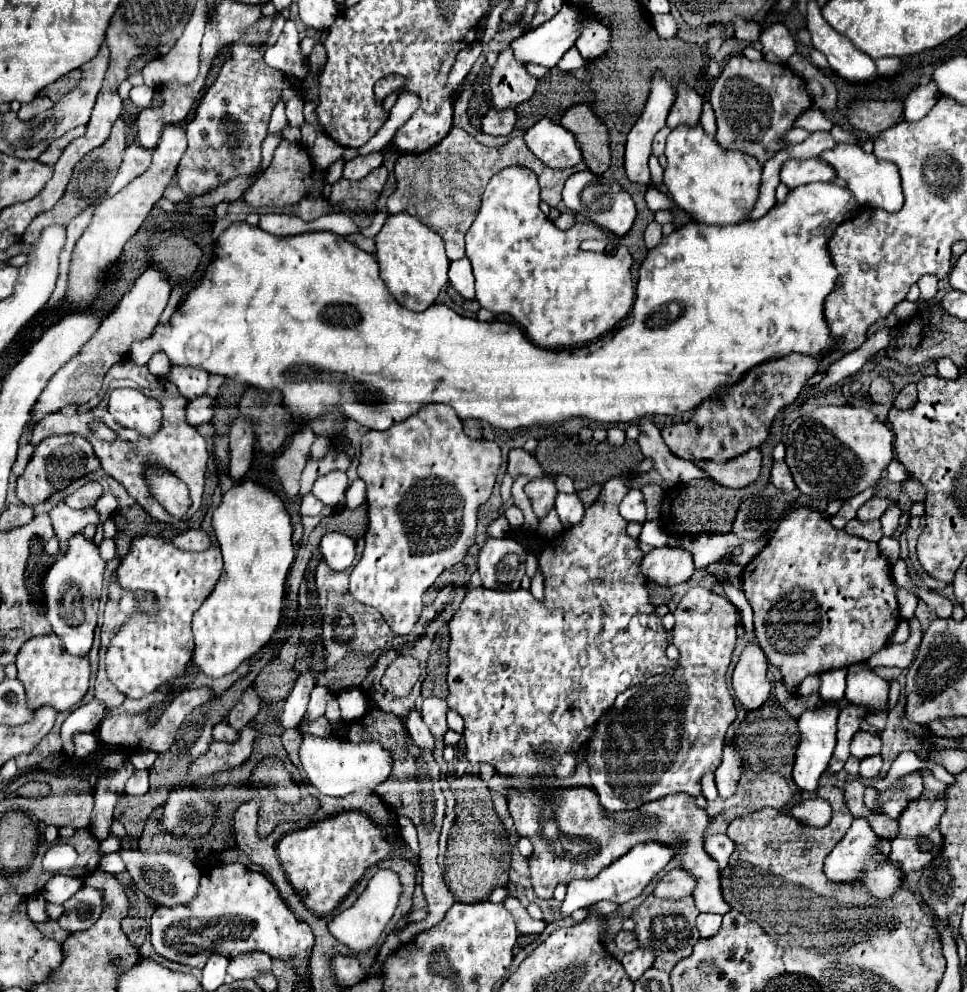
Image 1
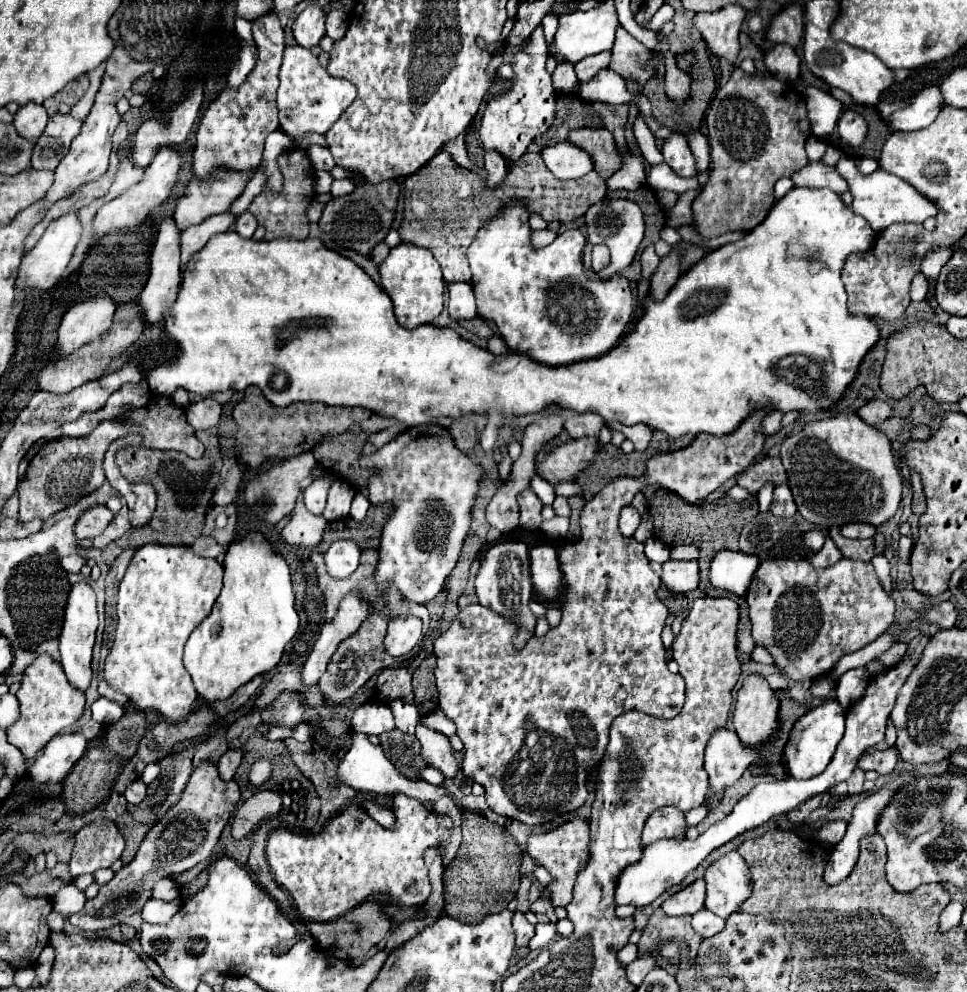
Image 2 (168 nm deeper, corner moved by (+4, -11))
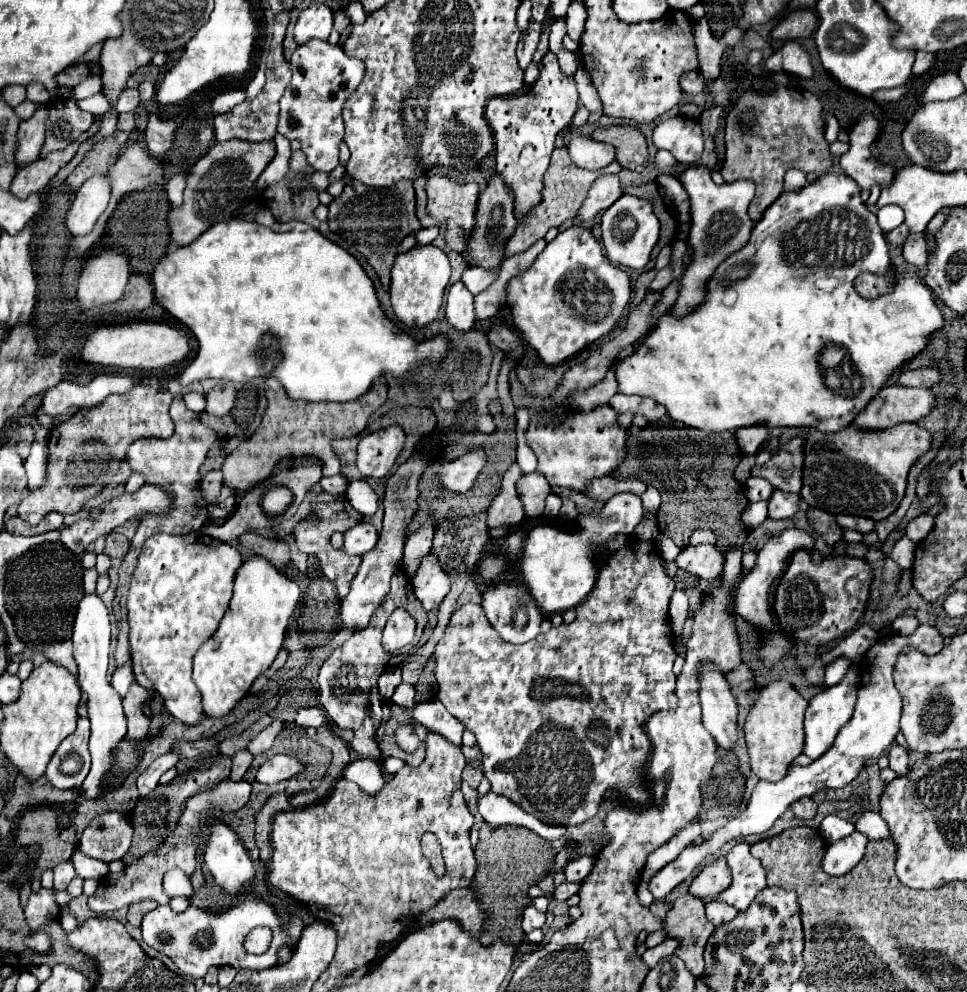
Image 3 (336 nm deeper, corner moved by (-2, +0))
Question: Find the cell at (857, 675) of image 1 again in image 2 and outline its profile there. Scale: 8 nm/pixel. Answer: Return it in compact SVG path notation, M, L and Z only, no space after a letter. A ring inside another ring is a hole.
M864 667L846 671L836 685L838 703L842 703L842 707L846 707L846 709L852 707L852 701L856 703L858 699L862 699L862 693L866 691L868 681L870 681L870 675Z

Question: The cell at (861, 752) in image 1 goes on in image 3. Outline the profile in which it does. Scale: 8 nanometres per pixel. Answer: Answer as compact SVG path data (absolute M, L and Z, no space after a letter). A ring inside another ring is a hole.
M898 744L892 746L892 750L888 752L888 758L890 758L890 768L898 774L898 776L906 776L910 772L910 766L908 766L908 752L904 748L900 748Z

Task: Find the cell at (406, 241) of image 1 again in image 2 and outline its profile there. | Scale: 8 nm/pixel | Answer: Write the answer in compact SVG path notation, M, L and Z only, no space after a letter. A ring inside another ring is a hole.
M400 243L390 249L390 255L380 263L382 287L394 303L394 313L398 323L406 329L414 329L424 323L432 323L440 315L444 305L446 281L438 267L438 261L424 247L414 247L412 243Z

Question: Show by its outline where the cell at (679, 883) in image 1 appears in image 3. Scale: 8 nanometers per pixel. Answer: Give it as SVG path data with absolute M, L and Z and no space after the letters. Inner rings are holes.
M724 856L712 860L712 864L704 866L700 874L694 878L690 886L690 894L698 898L714 898L724 892L732 884L732 872Z

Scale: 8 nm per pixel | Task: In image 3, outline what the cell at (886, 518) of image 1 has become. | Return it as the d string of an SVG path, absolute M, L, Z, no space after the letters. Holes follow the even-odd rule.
M900 424L892 430L856 430L846 426L836 434L824 434L820 430L806 430L808 438L804 444L804 486L800 496L810 508L820 508L830 514L854 514L874 522L888 518L902 502L906 480L912 464L930 448L932 434L918 424Z

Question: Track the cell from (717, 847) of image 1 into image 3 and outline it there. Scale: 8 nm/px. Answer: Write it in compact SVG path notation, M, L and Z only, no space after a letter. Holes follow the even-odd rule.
M746 842L736 844L728 852L726 860L732 870L734 880L732 880L730 888L716 898L724 900L726 904L730 904L738 910L746 910L752 904L752 900L756 898L756 894L766 888L766 872L762 868L760 860L756 860L750 854L750 844L746 844Z

